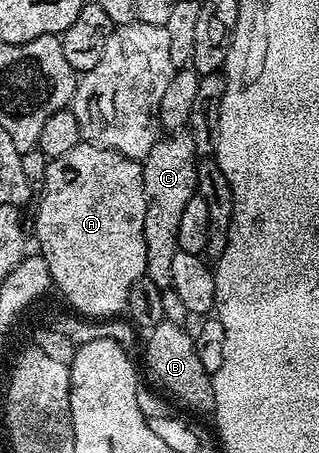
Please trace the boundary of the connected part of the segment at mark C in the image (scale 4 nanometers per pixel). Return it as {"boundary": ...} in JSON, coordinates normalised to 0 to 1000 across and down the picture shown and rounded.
{"boundary":[[[539,291],[505,302],[470,327],[445,353],[451,371],[451,422],[464,457],[451,488],[451,528],[458,530],[458,592],[451,603],[495,638],[524,640],[539,629],[533,609],[539,578],[552,563],[552,514],[558,492],[571,488],[571,459],[621,426],[614,408],[614,360],[621,342],[599,294]]]}

